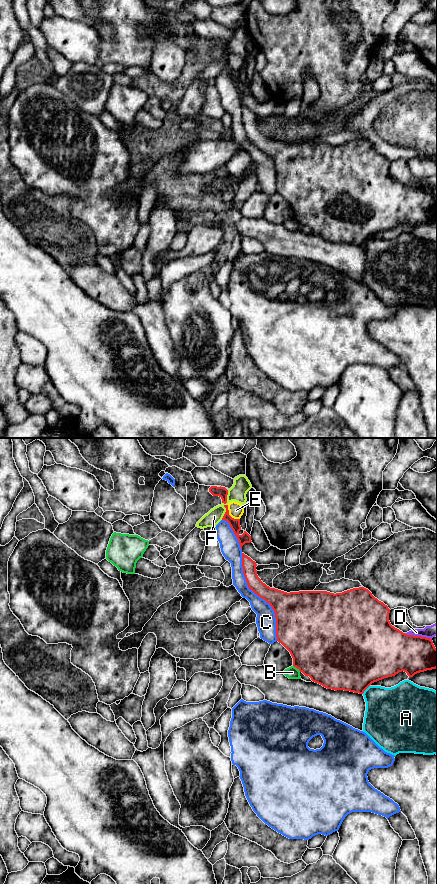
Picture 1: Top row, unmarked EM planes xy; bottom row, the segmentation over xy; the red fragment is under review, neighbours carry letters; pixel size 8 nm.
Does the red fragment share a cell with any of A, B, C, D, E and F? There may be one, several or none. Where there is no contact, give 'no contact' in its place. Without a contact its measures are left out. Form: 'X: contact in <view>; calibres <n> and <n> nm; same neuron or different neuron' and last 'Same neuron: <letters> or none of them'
A: contact in xy; calibres 480 and 360 nm; different neuron
B: contact in xy; calibres 500 and 100 nm; different neuron
C: contact in xy; calibres 260 and 160 nm; different neuron
D: contact in xy; calibres 360 and 100 nm; different neuron
E: contact in xy; calibres 80 and 120 nm; different neuron
F: contact in xy; calibres 80 and 140 nm; different neuron
Same neuron: none of them

